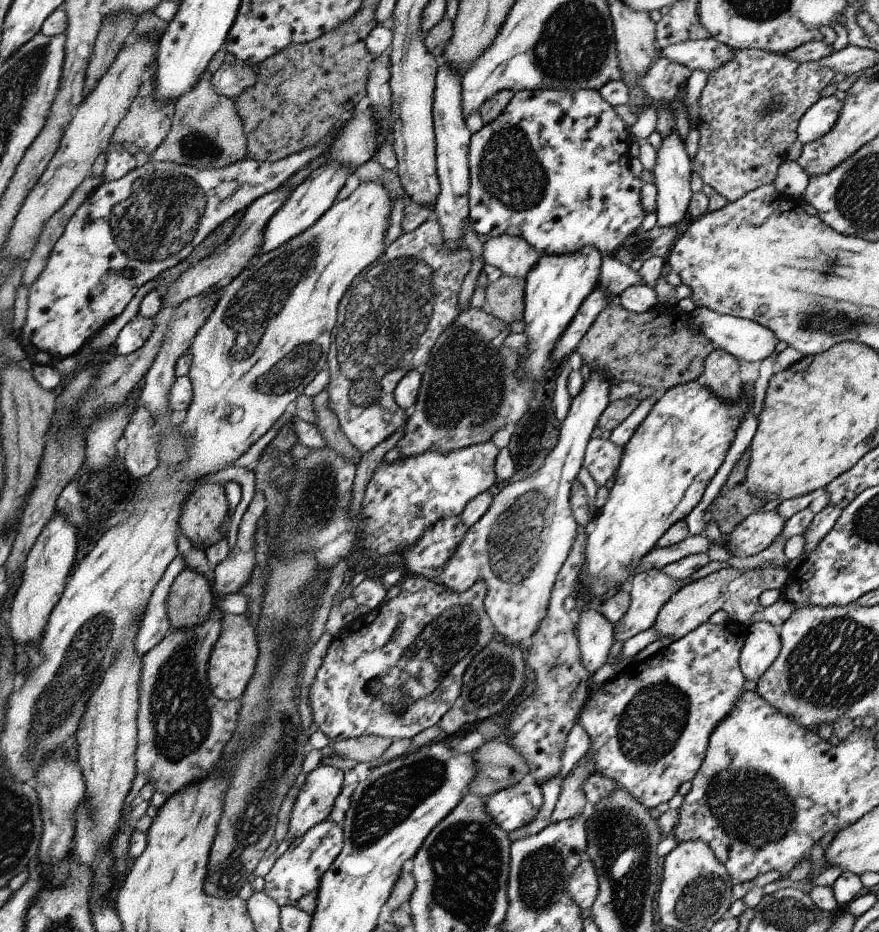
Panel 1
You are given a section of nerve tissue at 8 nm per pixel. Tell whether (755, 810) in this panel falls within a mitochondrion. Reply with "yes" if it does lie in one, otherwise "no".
yes

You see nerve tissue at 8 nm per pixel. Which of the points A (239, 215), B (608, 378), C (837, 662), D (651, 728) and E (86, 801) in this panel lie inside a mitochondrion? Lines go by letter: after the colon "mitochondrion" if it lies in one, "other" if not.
A: other
B: other
C: mitochondrion
D: mitochondrion
E: other

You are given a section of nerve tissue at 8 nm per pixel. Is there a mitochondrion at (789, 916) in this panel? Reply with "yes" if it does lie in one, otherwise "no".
yes

